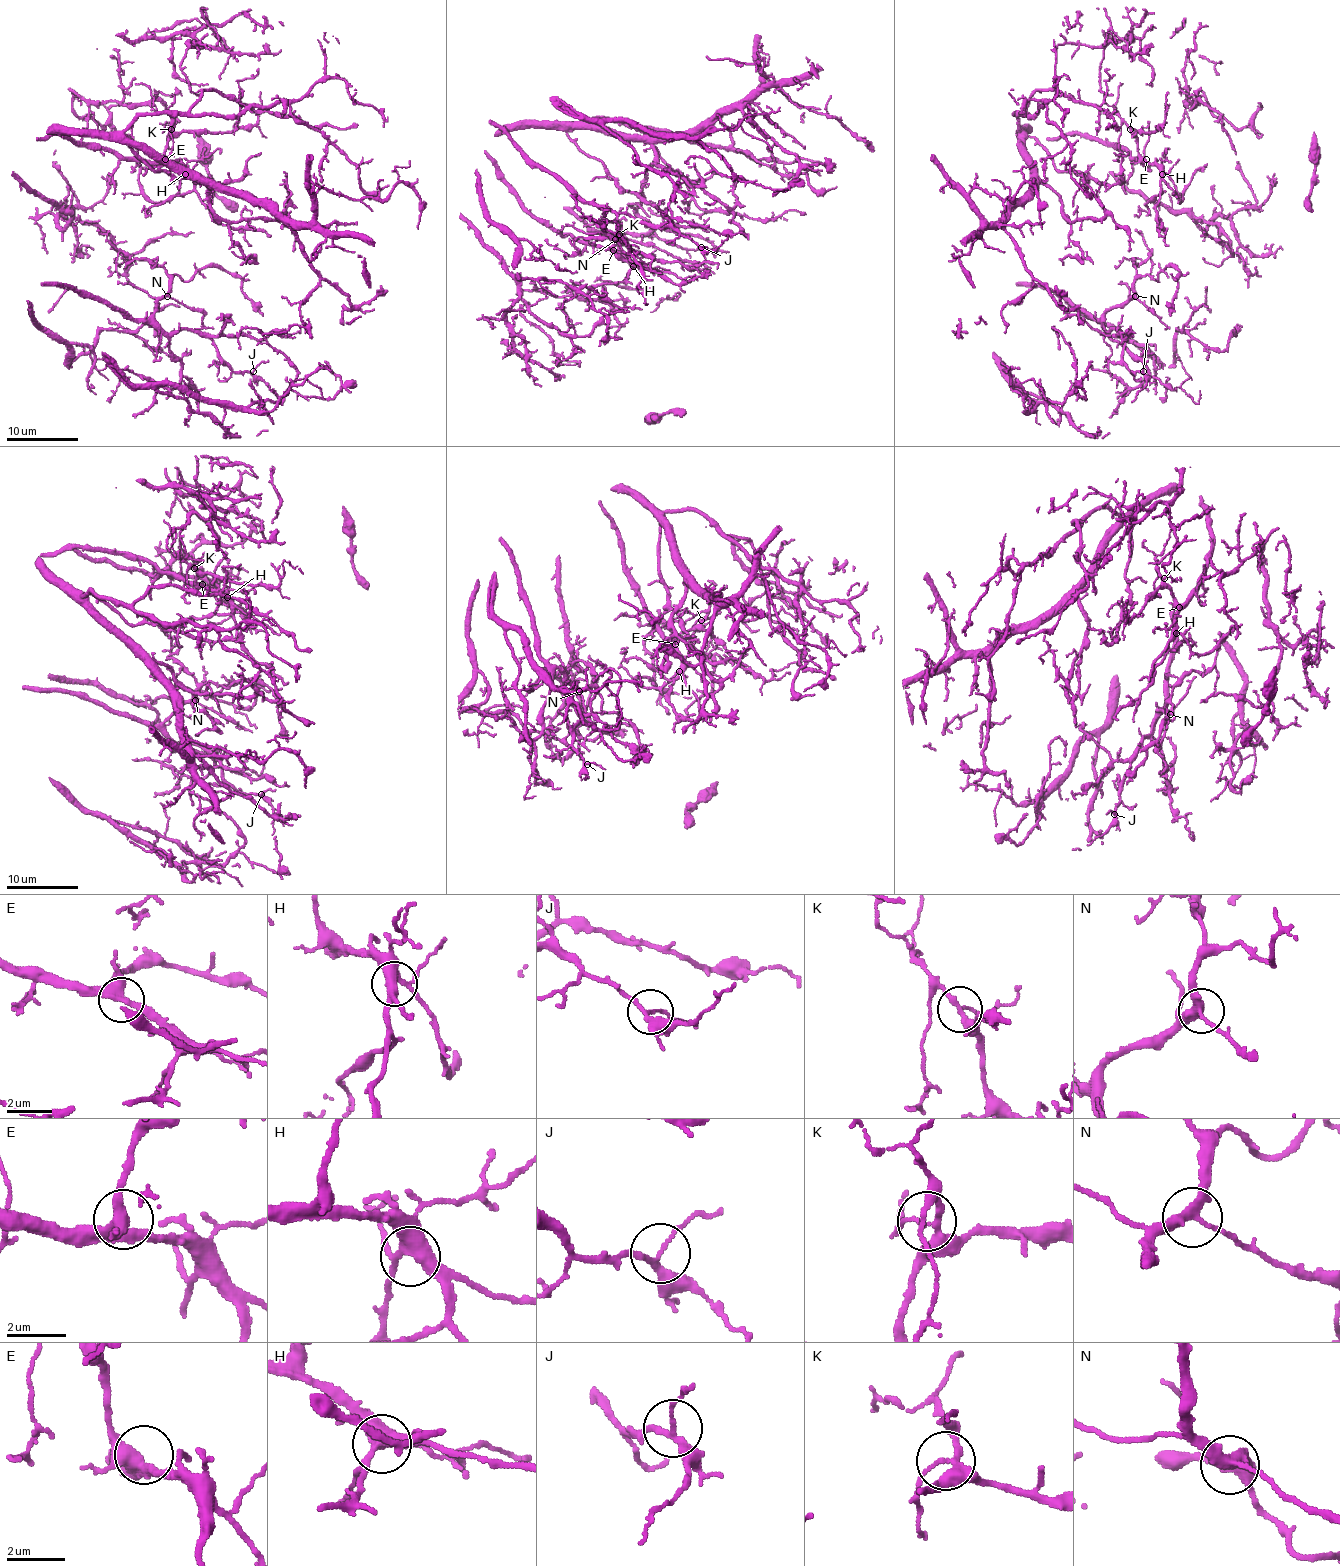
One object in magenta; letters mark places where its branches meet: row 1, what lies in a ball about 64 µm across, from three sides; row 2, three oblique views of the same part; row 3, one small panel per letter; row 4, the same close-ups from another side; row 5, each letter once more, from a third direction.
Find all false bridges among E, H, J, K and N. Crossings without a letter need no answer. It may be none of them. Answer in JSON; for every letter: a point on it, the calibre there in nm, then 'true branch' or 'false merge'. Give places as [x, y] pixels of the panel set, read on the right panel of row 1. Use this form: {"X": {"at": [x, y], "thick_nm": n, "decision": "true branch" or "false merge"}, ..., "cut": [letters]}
{"E": {"at": [1146, 159], "thick_nm": 420, "decision": "true branch"}, "H": {"at": [1162, 174], "thick_nm": 400, "decision": "true branch"}, "J": {"at": [1143, 371], "thick_nm": 180, "decision": "true branch"}, "K": {"at": [1130, 129], "thick_nm": 190, "decision": "true branch"}, "N": {"at": [1135, 296], "thick_nm": 300, "decision": "true branch"}, "cut": []}

